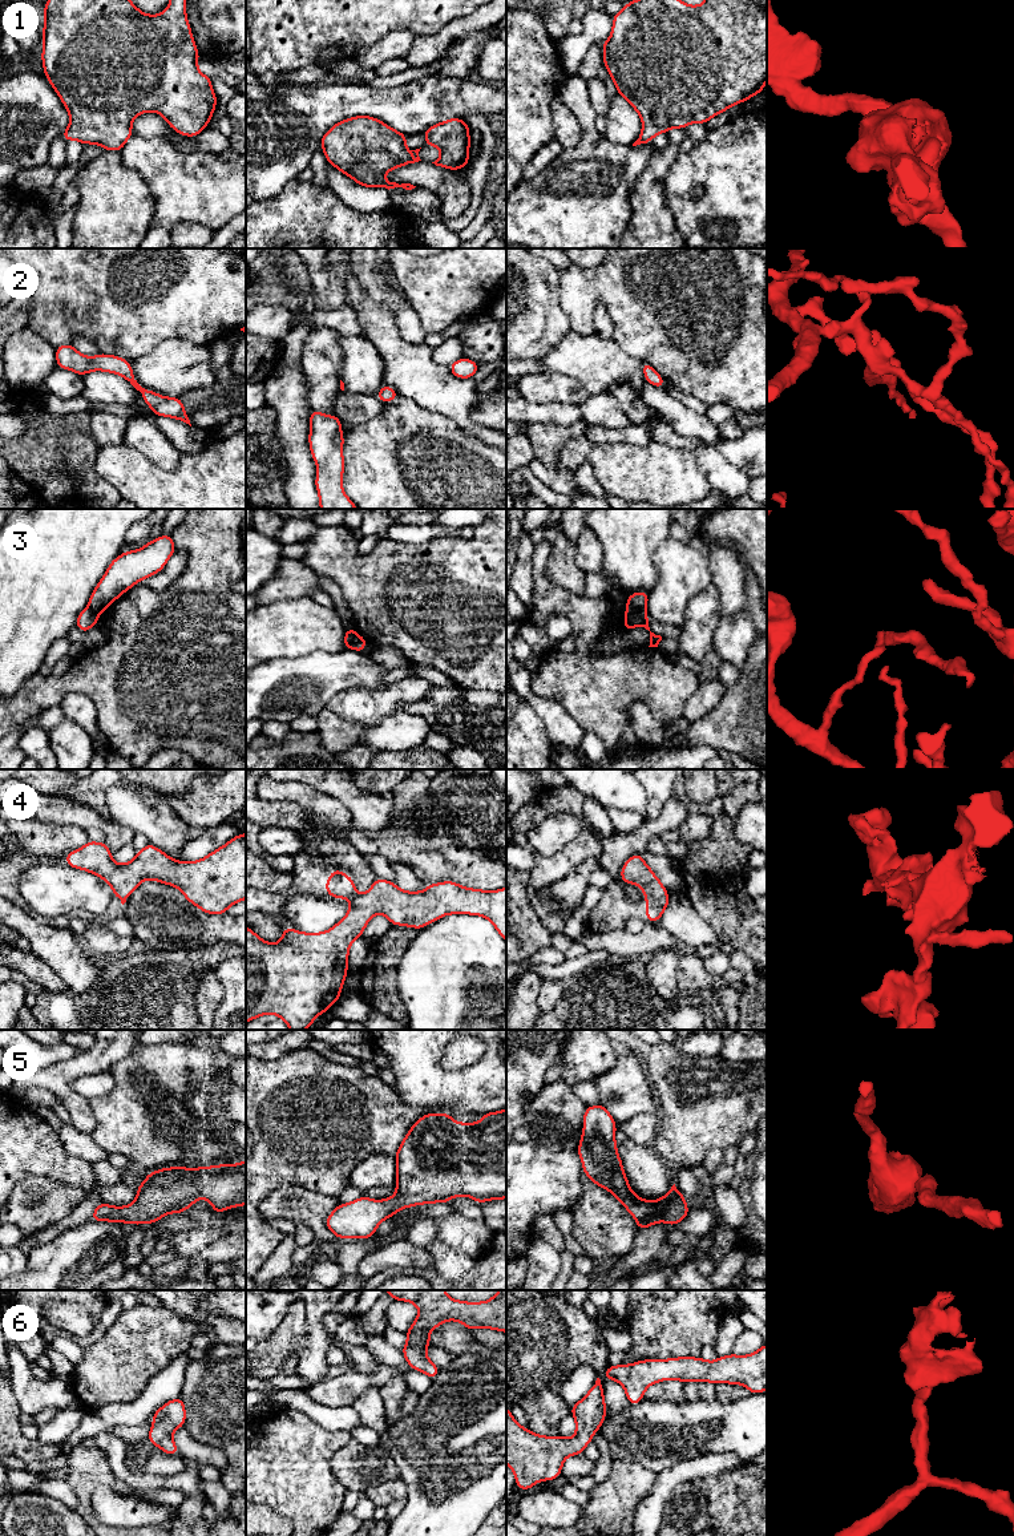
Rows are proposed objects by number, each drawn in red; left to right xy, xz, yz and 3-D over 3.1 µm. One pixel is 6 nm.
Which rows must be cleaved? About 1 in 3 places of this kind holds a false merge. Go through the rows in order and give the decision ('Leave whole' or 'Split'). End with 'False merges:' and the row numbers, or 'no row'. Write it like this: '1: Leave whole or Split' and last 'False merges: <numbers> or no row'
1: Leave whole
2: Leave whole
3: Split
4: Leave whole
5: Leave whole
6: Leave whole
False merges: 3

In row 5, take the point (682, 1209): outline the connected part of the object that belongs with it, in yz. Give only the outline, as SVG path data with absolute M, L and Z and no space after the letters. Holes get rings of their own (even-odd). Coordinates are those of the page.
M602 1104L586 1107L583 1132L577 1148L583 1173L617 1197L635 1218L638 1230L659 1221L667 1225L680 1222L690 1209L675 1184L662 1199L654 1201L641 1199L631 1191L617 1151L615 1129L617 1123Z

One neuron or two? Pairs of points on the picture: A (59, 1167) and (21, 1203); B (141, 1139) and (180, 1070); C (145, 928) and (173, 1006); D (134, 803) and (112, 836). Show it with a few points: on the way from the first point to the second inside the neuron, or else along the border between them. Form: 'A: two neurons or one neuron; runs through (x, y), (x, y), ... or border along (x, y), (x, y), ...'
A: two neurons; border along (16, 1183), (29, 1176), (47, 1176), (76, 1188)
B: one neuron; runs through (141, 1108), (125, 1070), (142, 1064), (149, 1070)
C: two neurons; border along (148, 948), (158, 950), (185, 949)
D: two neurons; border along (116, 821), (134, 832)

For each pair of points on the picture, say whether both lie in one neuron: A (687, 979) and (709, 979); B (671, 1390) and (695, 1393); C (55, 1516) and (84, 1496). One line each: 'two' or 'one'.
A: one
B: two
C: two

